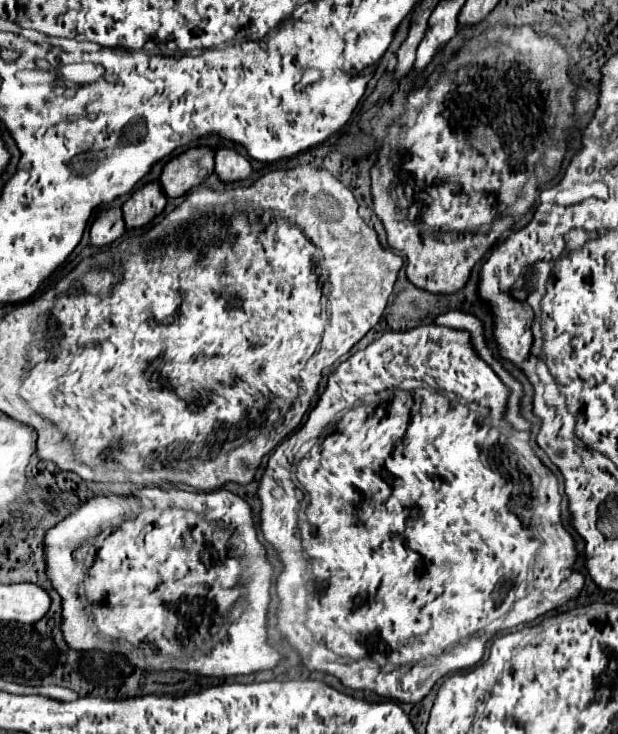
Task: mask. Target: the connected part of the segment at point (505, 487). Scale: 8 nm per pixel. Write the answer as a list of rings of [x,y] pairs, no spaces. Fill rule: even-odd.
[[[425,324],[419,328],[407,330],[407,332],[387,332],[379,340],[369,344],[365,350],[351,354],[347,360],[343,360],[329,374],[327,388],[321,394],[317,406],[309,412],[307,422],[297,432],[287,436],[287,440],[281,446],[277,446],[275,452],[279,452],[279,454],[271,454],[271,456],[279,456],[279,458],[273,458],[273,460],[269,458],[267,468],[265,468],[265,472],[259,480],[259,488],[257,488],[257,498],[261,502],[259,528],[263,532],[265,542],[269,542],[275,548],[275,552],[284,566],[276,583],[279,597],[279,608],[275,614],[277,616],[277,630],[283,634],[285,642],[291,644],[295,648],[295,652],[299,652],[301,662],[309,664],[307,666],[309,670],[313,668],[313,670],[329,672],[329,674],[337,676],[341,680],[341,684],[351,688],[351,690],[371,690],[371,692],[385,696],[385,698],[393,698],[393,700],[407,702],[407,704],[417,704],[431,692],[431,688],[435,686],[435,682],[439,678],[443,678],[451,672],[467,670],[473,664],[477,664],[483,656],[485,646],[496,635],[511,631],[519,627],[519,624],[531,622],[537,616],[567,604],[571,598],[575,598],[583,590],[585,576],[579,568],[575,568],[577,558],[579,558],[577,542],[561,522],[561,494],[559,494],[557,476],[533,452],[533,448],[529,444],[529,432],[515,432],[513,426],[509,422],[505,422],[507,400],[509,400],[509,388],[501,382],[501,378],[493,372],[493,368],[485,360],[479,358],[477,350],[473,348],[469,332],[451,330],[451,328],[445,328],[439,324]],[[407,378],[421,380],[429,388],[427,386],[409,386],[407,382],[401,384]],[[445,392],[453,392],[456,398],[453,400],[447,398]],[[368,396],[374,396],[373,400],[361,402],[359,406],[351,408],[357,400],[366,400]],[[345,408],[351,408],[351,410],[347,410],[337,422],[327,426],[331,422],[331,418],[339,410],[345,410]],[[314,438],[319,438],[317,444],[299,462],[295,462],[297,482],[299,482],[301,490],[305,492],[303,508],[305,508],[306,518],[303,516],[304,512],[298,512],[302,494],[300,490],[295,488],[295,476],[293,476],[295,472],[291,472],[291,464],[299,452],[299,446],[315,440]],[[303,550],[311,558],[313,578],[309,575],[307,577],[307,574],[310,574],[309,562],[307,562],[307,556],[303,556]],[[314,591],[315,602],[311,602]],[[329,650],[337,658],[345,658],[347,664],[343,664],[343,660],[335,662],[333,654]]]

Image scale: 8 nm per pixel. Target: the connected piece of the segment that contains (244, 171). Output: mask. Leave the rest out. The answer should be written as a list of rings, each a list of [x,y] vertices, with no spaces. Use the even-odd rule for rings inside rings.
[[[219,148],[215,154],[215,174],[223,182],[239,182],[251,174],[251,160],[241,156],[237,148]]]

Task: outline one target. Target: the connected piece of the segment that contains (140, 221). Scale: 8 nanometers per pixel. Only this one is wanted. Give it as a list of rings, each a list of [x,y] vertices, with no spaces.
[[[159,180],[147,182],[123,204],[123,218],[127,228],[145,226],[153,216],[157,216],[167,204],[167,196]]]

